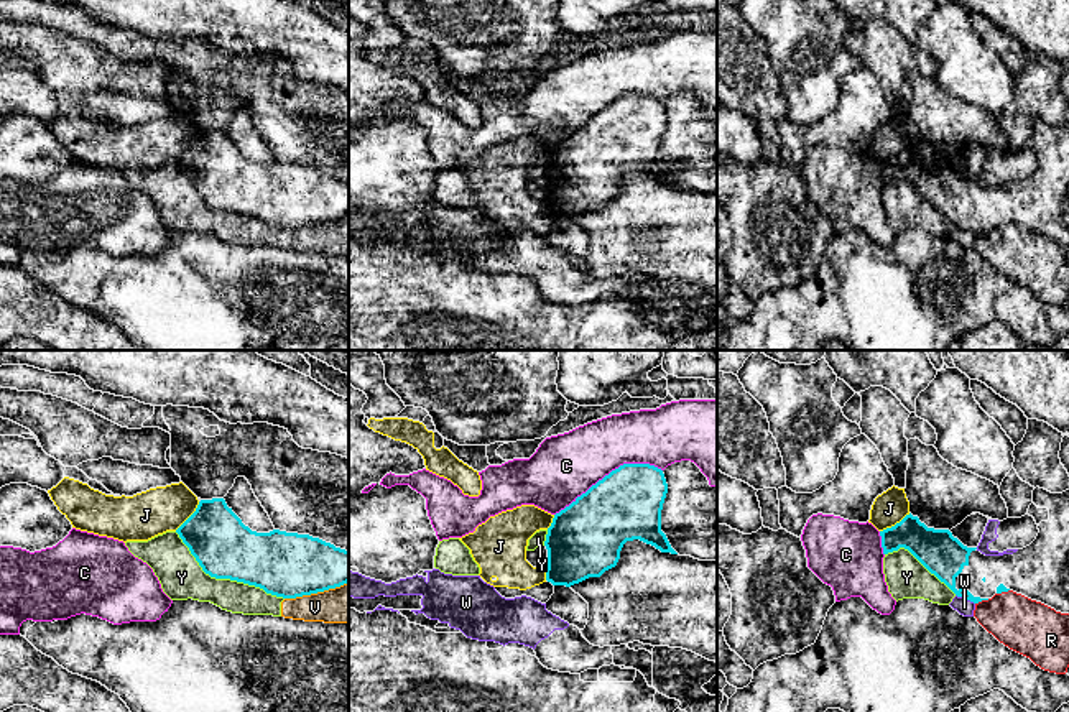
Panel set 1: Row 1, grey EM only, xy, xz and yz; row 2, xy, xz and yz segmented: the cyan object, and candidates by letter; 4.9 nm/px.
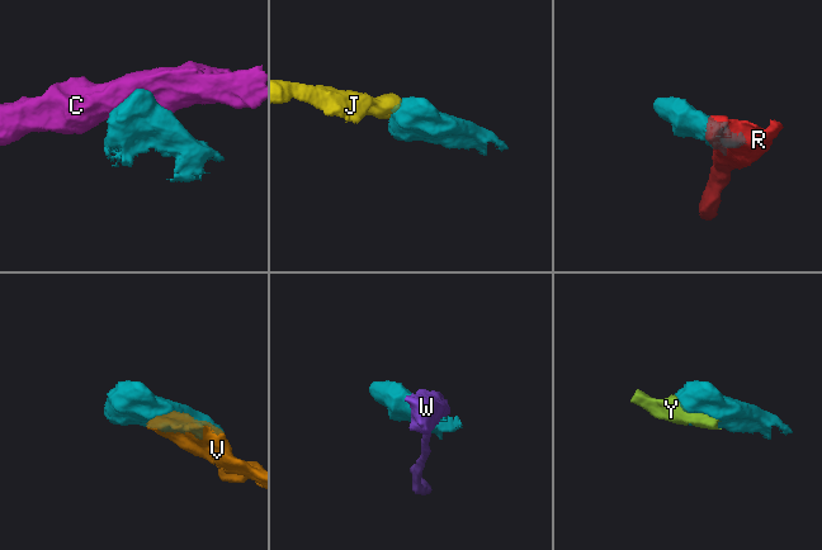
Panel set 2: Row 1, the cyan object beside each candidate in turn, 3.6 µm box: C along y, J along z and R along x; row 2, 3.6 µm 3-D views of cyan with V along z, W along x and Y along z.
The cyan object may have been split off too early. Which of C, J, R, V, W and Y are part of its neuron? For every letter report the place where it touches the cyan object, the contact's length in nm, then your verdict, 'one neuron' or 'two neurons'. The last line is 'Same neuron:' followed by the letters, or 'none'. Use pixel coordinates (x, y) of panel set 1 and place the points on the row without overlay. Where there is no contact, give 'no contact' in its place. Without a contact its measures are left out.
C: xz (609, 106) | 550 nm | two neurons
J: yz (897, 155) | 180 nm | two neurons
R: yz (982, 231) | 80 nm | two neurons
V: xy (316, 224) | 320 nm | two neurons
W: yz (966, 231) | 110 nm | two neurons
Y: xy (224, 209) | 650 nm | two neurons
Same neuron: none

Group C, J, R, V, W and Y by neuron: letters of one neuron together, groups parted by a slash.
C / J / R / V Y / W

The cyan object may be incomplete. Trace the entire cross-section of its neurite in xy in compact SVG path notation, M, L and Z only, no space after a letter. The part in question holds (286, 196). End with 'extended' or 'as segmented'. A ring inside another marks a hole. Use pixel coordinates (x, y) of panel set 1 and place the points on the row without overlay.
M224 130L201 132L176 164L211 209L255 217L276 229L296 230L349 214L349 183L309 166L252 163Z | as segmented

